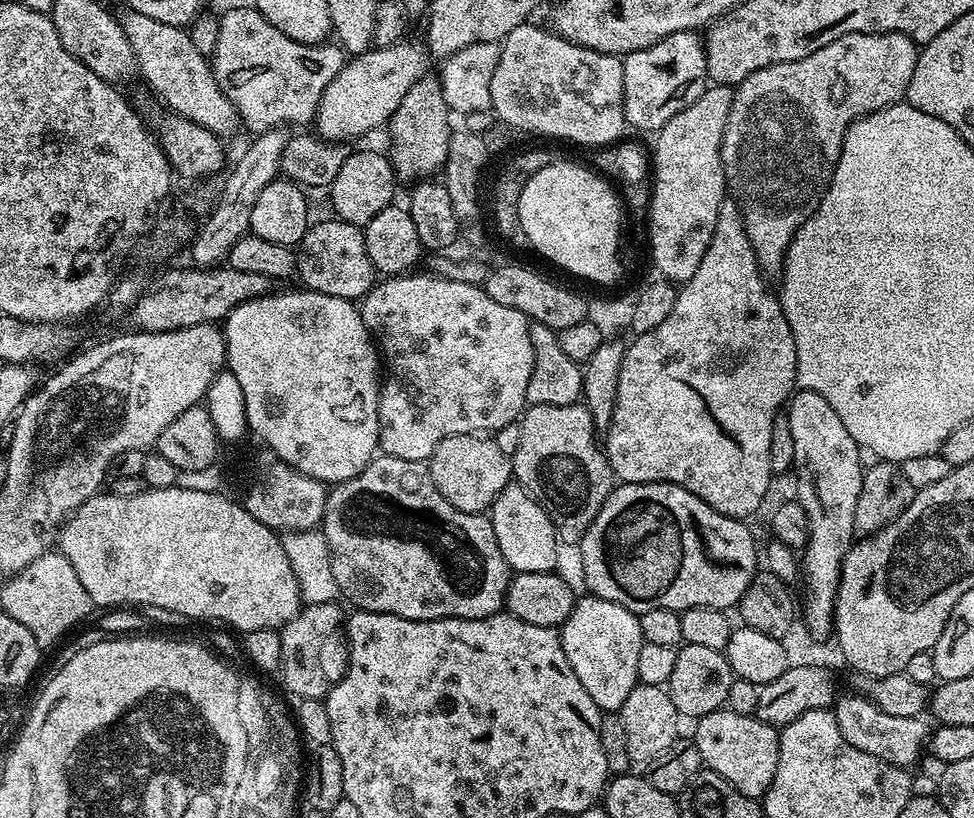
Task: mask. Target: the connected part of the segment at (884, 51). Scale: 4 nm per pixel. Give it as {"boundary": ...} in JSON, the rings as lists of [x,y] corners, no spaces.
{"boundary":[[[855,32],[834,38],[830,46],[822,46],[822,50],[806,54],[806,58],[754,70],[754,74],[735,85],[720,157],[727,191],[740,208],[750,246],[754,246],[756,261],[765,277],[776,278],[783,273],[784,256],[794,234],[815,214],[828,190],[848,127],[863,116],[901,103],[907,97],[917,55],[918,45],[909,36],[897,32]]]}

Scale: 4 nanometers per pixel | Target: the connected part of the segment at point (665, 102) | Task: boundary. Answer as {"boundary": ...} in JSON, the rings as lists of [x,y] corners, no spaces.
{"boundary":[[[699,31],[670,34],[649,48],[628,53],[623,57],[623,62],[624,122],[629,129],[637,128],[640,132],[659,132],[662,125],[670,122],[670,118],[674,118],[674,114],[681,112],[687,104],[693,104],[710,84],[706,44]]]}

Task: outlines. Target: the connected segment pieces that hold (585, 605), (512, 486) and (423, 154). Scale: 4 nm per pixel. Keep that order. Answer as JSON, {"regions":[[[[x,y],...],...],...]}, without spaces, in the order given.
{"regions":[[[[584,594],[577,599],[559,633],[566,662],[578,674],[578,682],[586,686],[586,694],[604,712],[619,712],[622,702],[626,702],[626,694],[638,683],[638,650],[645,643],[639,615],[626,606],[618,606],[618,602]]],[[[515,482],[508,483],[492,503],[490,519],[494,538],[498,538],[498,550],[502,550],[502,558],[506,558],[513,573],[550,572],[557,567],[556,559],[559,558],[561,549],[558,547],[554,526],[546,510],[523,486]]],[[[435,75],[421,76],[414,86],[410,86],[410,90],[406,90],[406,98],[398,102],[398,110],[394,110],[392,119],[386,125],[386,133],[392,139],[390,159],[397,181],[427,180],[443,169],[454,133],[453,126],[448,125],[448,118],[450,111],[443,97],[443,86]]]]}

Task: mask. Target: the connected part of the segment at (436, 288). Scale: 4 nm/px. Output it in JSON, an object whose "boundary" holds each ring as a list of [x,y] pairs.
{"boundary":[[[413,271],[411,274],[401,274],[381,279],[372,285],[367,296],[363,297],[359,305],[360,316],[364,320],[368,333],[382,357],[386,375],[382,380],[380,389],[380,446],[379,451],[385,456],[394,458],[406,458],[407,460],[427,461],[434,454],[438,442],[442,442],[451,436],[458,434],[496,434],[499,428],[507,424],[515,425],[519,421],[528,399],[526,398],[526,386],[530,380],[530,374],[534,370],[534,346],[530,346],[530,321],[522,310],[514,310],[510,306],[502,306],[486,294],[479,284],[467,284],[457,280],[447,280],[445,276],[429,274],[427,271]]]}

